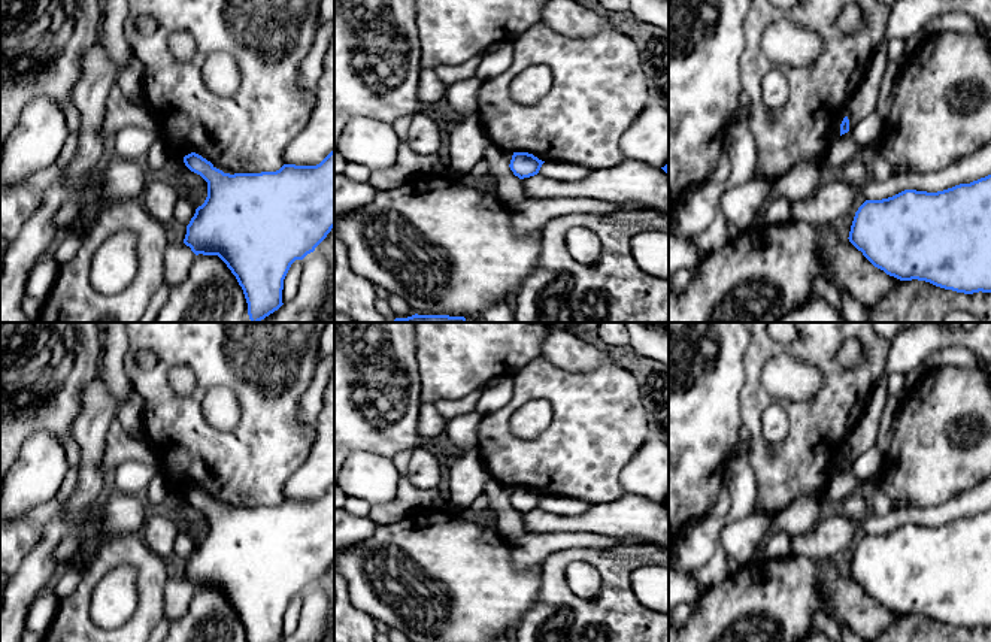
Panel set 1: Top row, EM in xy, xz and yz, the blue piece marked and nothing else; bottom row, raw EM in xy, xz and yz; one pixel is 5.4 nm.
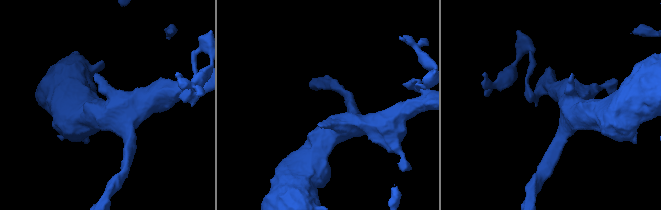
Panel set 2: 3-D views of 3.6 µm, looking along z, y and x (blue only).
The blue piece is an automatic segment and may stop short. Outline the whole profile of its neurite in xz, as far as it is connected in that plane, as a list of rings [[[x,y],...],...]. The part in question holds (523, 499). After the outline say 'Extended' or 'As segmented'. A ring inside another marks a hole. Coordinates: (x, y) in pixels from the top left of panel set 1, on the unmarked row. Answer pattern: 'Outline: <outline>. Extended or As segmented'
Outline: [[[513,487],[509,502],[515,511],[524,514],[537,509],[543,497],[533,488]]]. As segmented

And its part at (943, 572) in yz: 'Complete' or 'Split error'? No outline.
Complete

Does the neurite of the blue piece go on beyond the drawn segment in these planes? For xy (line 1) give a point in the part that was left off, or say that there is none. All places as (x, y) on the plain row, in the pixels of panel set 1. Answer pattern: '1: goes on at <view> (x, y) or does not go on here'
1: does not go on here

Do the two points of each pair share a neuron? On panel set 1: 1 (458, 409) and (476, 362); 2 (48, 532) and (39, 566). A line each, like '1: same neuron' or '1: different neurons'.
1: different neurons
2: same neuron

